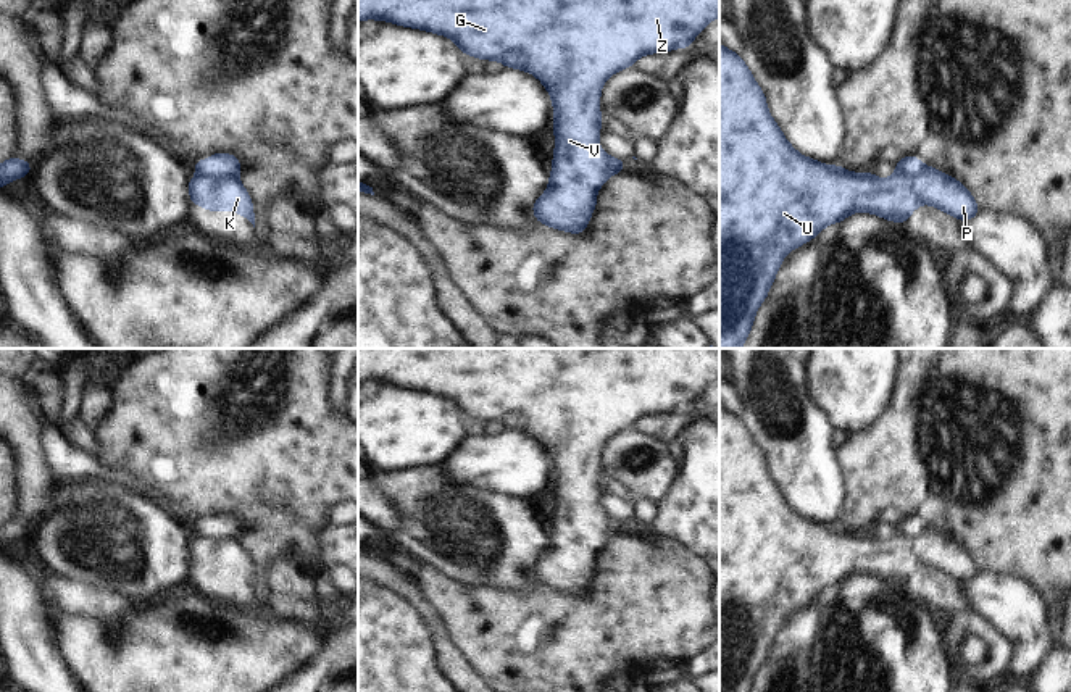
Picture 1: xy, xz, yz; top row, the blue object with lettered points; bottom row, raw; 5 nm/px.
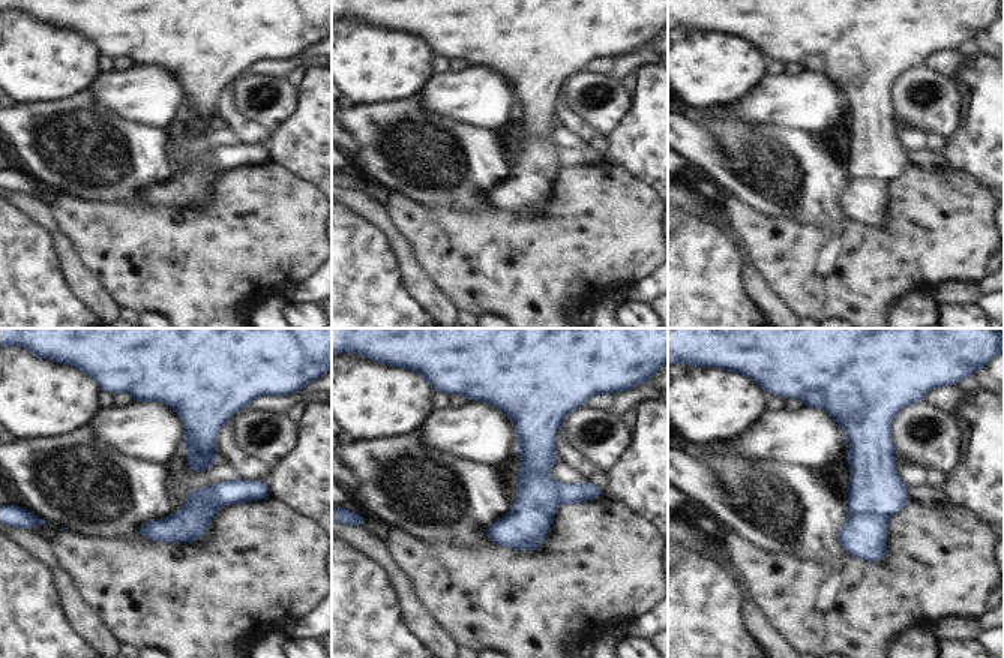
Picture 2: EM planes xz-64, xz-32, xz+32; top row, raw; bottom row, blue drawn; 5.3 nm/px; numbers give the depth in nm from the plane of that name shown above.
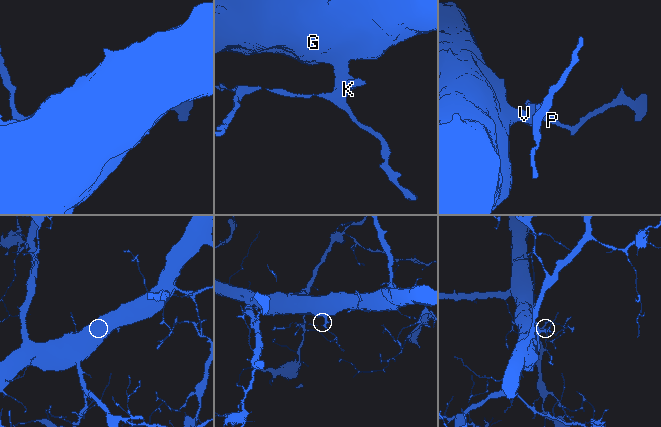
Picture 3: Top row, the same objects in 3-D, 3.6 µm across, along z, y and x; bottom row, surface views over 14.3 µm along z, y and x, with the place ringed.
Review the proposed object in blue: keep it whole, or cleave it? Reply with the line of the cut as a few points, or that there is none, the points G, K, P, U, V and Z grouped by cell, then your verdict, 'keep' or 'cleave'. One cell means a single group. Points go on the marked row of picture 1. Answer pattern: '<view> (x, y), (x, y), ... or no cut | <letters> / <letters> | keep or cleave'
xy (236, 178), (226, 178), (216, 189), (195, 179), (189, 192) | G K U V Z / P | cleave

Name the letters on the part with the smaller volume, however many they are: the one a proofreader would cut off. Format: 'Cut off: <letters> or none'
Cut off: P.

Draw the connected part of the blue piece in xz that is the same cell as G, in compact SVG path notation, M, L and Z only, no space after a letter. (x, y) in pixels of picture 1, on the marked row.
M358 0L358 23L379 19L440 34L450 37L465 55L497 60L505 68L534 74L553 102L555 152L550 179L553 184L581 181L589 187L602 187L615 174L608 169L608 155L598 145L603 82L642 55L692 48L692 39L718 16L719 0Z

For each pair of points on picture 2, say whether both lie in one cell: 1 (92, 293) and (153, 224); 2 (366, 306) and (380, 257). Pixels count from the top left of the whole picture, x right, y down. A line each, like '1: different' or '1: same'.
1: different
2: same

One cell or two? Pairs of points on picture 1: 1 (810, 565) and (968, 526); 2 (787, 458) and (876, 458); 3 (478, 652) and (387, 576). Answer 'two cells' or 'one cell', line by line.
1: two cells
2: two cells
3: two cells

